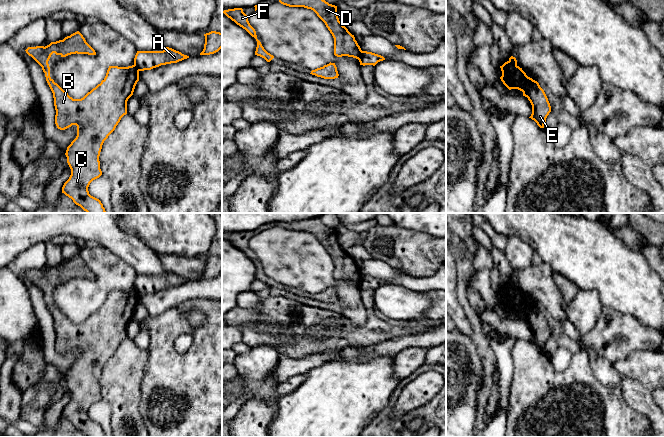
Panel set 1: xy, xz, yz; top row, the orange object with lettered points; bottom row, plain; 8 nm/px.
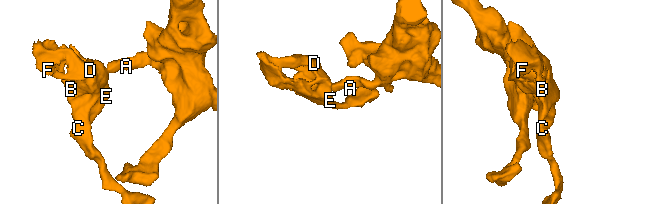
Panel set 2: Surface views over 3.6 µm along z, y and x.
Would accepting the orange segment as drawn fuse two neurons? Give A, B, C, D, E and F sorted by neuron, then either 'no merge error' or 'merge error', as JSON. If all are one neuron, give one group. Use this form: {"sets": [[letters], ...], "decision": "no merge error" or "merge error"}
{"sets": [["A"], ["B", "C", "D", "E", "F"]], "decision": "merge error"}

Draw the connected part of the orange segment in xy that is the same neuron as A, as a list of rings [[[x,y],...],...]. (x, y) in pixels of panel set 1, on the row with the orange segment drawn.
[[[166,47],[163,51],[137,51],[134,58],[134,65],[139,71],[144,71],[161,65],[177,63],[187,58],[189,58],[189,56]]]

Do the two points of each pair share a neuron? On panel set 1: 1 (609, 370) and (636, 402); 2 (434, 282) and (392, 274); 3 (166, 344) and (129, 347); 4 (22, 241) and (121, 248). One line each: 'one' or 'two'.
1: two
2: one
3: two
4: one

